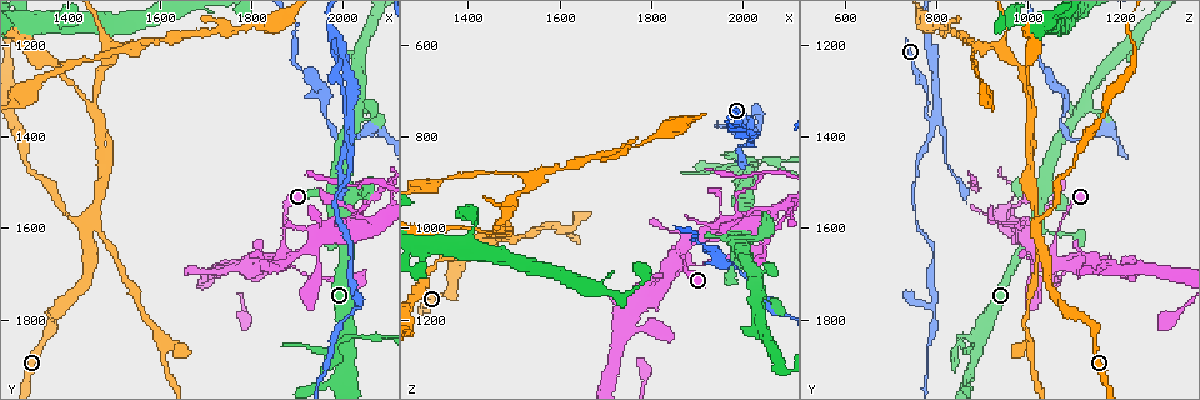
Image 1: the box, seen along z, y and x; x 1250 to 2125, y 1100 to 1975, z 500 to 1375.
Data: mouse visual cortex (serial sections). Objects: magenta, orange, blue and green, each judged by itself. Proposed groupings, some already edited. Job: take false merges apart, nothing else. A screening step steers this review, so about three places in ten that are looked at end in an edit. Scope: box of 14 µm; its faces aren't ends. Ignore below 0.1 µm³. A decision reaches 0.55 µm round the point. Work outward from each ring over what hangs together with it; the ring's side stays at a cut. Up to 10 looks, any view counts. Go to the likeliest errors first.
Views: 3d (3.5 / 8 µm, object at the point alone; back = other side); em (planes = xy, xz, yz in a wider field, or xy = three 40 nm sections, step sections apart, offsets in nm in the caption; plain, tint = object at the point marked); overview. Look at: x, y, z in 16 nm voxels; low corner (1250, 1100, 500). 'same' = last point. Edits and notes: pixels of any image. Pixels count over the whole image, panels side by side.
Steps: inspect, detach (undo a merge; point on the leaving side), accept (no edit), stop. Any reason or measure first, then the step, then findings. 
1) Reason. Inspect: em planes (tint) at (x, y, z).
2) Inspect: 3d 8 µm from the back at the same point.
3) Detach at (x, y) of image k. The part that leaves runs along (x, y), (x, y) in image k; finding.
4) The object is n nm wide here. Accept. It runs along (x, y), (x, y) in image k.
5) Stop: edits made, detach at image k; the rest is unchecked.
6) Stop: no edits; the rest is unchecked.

Abrupt turn. Inspect: 3d 3.5 µm at (2005, 1355, 780).

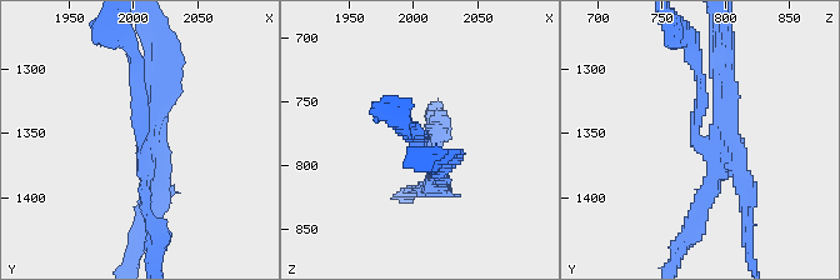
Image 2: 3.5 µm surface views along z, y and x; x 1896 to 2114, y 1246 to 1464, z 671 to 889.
Detach at (719, 79) of image 2. The part that leaves runs along (720, 130), (726, 123), (724, 34) in image 2; a second cell is stuck on.

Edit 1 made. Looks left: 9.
Abrupt turn. Inspect: 3d 3.5 µm at (1435, 1590, 1015).

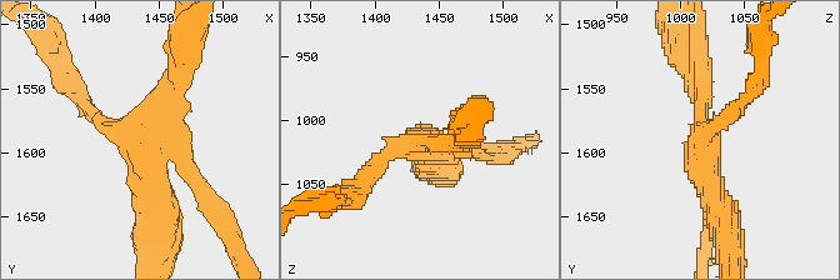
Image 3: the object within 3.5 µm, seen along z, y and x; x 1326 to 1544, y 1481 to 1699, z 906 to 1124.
Inspect: em xy step 5 (tint) at (1436, 1594, 1016).

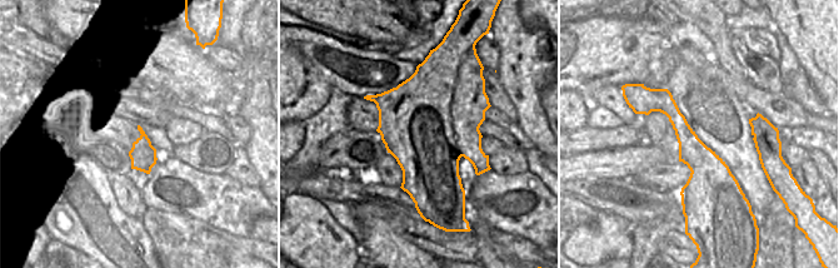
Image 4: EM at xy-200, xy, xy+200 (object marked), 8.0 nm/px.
Detach at (198, 190) of image 3. The part that leaves runs along (691, 75), (681, 60), (681, 33) in image 3; a second cell is stuck on.

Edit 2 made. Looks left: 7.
Redraw. Inspect: overview.

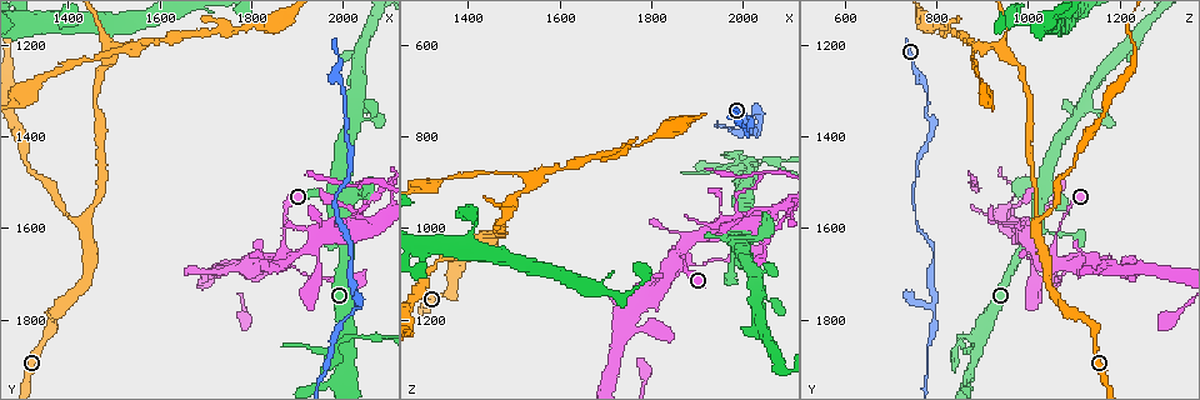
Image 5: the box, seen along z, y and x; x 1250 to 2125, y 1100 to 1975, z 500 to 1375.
Side arm on a straight run. Inspect: 3d 3.5 µm at (1535, 1205, 900).

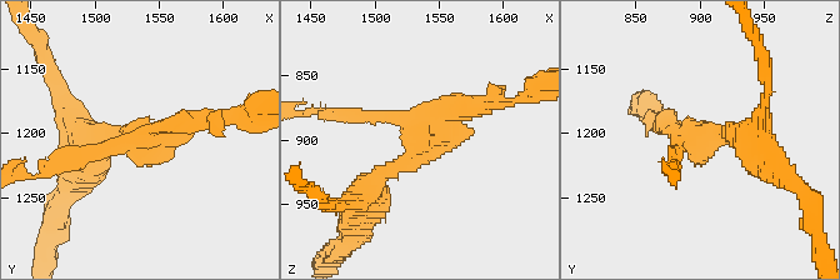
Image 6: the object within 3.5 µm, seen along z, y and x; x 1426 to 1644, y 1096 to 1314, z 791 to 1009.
Inspect: em planes (tint) at (1538, 1202, 900).

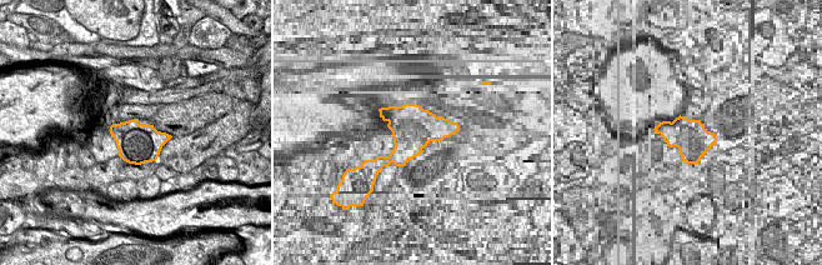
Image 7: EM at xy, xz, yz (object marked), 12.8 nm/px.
3 arms meet here; the arms are 150, 200, 300 nm wide. Detach at (495, 100) of image 6. The part that leaves runs along (440, 119), (540, 90) in image 6; a second cell is stuck on.

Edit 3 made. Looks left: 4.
See it whole again. Inspect: overview.

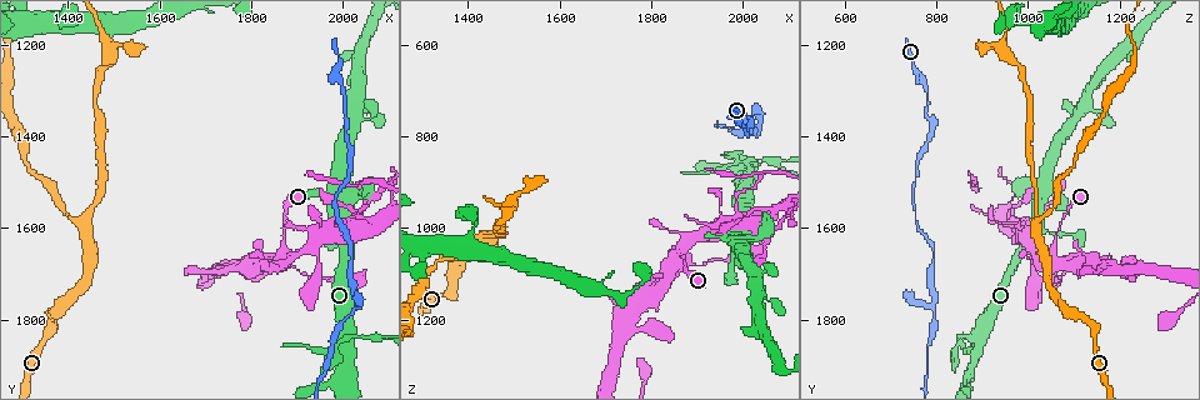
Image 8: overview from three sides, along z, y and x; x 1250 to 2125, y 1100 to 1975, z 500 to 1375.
Four arms meet. Inspect: 3d 3.5 µm at (1865, 1665, 1050).

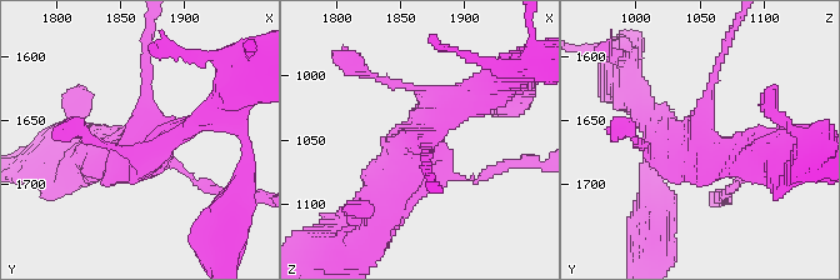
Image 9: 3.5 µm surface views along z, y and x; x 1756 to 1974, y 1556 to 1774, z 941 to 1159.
Need the tissue. Inspect: em xy step 2 (tint) at (1868, 1668, 1050).

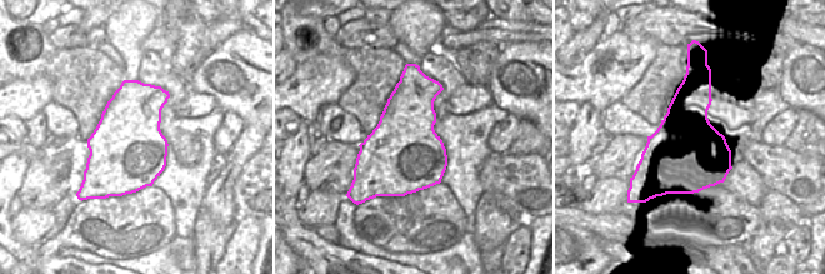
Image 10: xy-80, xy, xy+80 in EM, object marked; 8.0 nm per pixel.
Accept. It runs along (145, 60), (138, 155), (95, 155) in image 9; one cell here.

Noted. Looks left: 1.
Stop: edits made, detach at image 2, detach at image 3, detach at image 6; the rest is unchecked.

